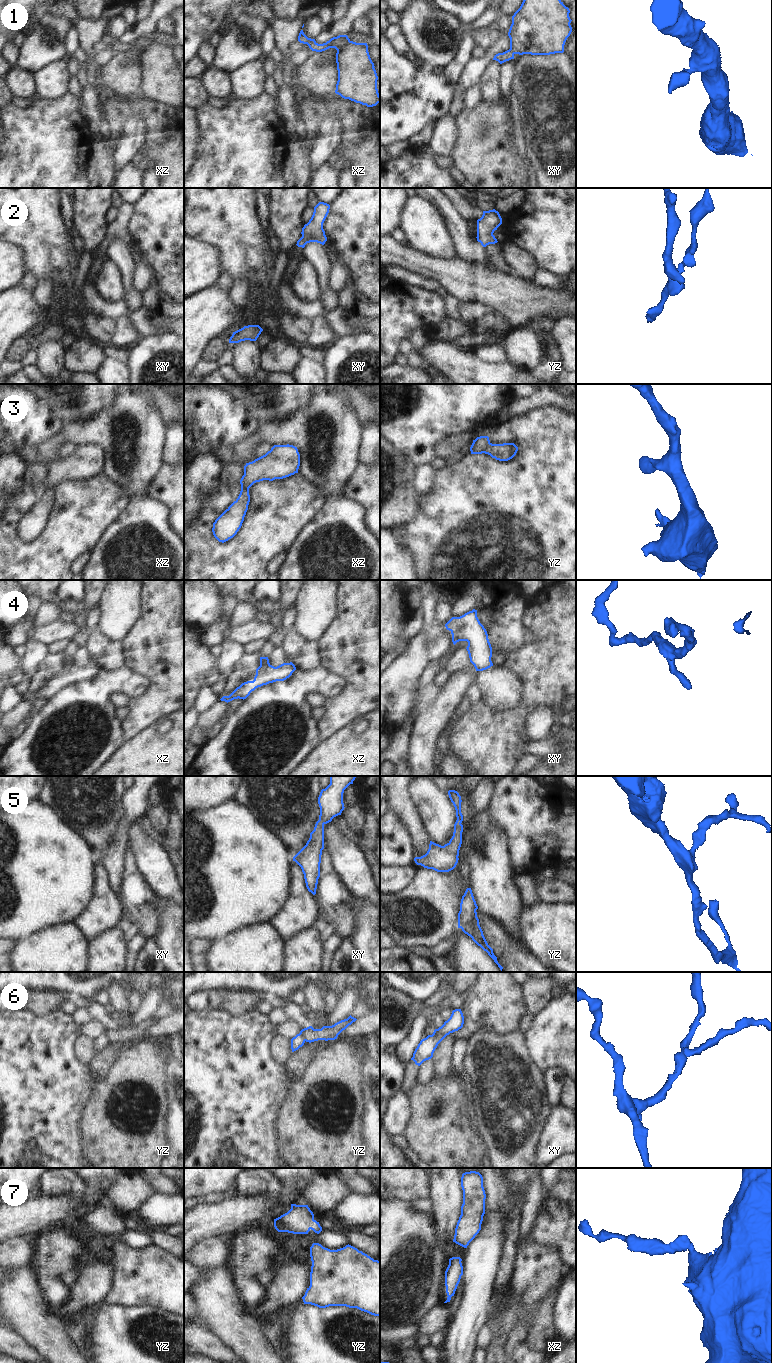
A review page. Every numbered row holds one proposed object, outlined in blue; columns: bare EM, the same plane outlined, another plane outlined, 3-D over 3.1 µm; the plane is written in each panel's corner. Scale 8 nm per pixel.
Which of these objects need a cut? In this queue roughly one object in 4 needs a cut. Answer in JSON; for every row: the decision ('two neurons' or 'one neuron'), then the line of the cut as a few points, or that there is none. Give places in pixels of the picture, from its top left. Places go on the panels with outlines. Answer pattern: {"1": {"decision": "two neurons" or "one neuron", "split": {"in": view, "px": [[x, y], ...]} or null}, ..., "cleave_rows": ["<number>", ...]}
{"1": {"decision": "one neuron", "split": null}, "2": {"decision": "one neuron", "split": null}, "3": {"decision": "one neuron", "split": null}, "4": {"decision": "one neuron", "split": null}, "5": {"decision": "one neuron", "split": null}, "6": {"decision": "two neurons", "split": {"in": "yz", "px": [[302, 1029], [302, 1035], [305, 1040]]}}, "7": {"decision": "one neuron", "split": null}, "cleave_rows": ["6"]}

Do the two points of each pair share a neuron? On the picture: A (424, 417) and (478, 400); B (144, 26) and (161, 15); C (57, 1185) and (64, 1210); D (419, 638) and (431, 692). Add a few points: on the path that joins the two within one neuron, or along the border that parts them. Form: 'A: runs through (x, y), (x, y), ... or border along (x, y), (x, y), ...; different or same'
A: runs through (437, 404), (441, 400), (465, 400); same
B: runs through (148, 25), (157, 17); same
C: border along (42, 1193), (84, 1200); different
D: runs through (416, 653), (414, 657), (414, 682), (416, 684); same

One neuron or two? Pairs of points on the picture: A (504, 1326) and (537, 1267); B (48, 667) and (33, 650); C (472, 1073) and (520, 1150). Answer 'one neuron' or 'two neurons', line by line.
A: one neuron
B: two neurons
C: one neuron

